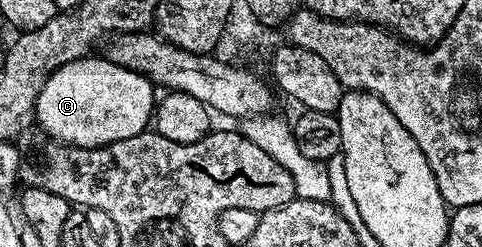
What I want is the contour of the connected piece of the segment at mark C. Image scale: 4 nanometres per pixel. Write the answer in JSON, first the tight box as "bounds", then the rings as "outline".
{"bounds":[34,55,157,148],"outline":[[[88,55],[61,66],[40,90],[34,107],[35,121],[58,144],[97,148],[137,136],[150,126],[157,101],[154,84],[145,75],[119,66],[108,57],[94,57]]]}

